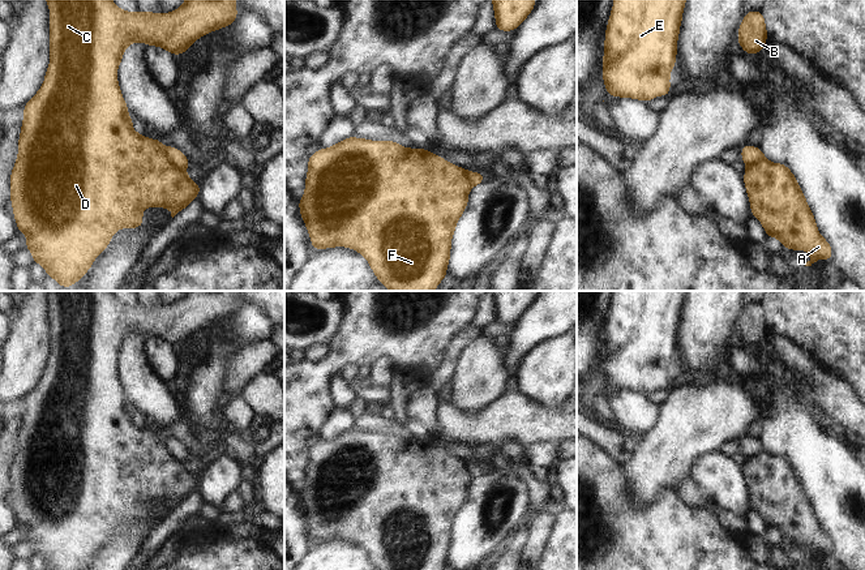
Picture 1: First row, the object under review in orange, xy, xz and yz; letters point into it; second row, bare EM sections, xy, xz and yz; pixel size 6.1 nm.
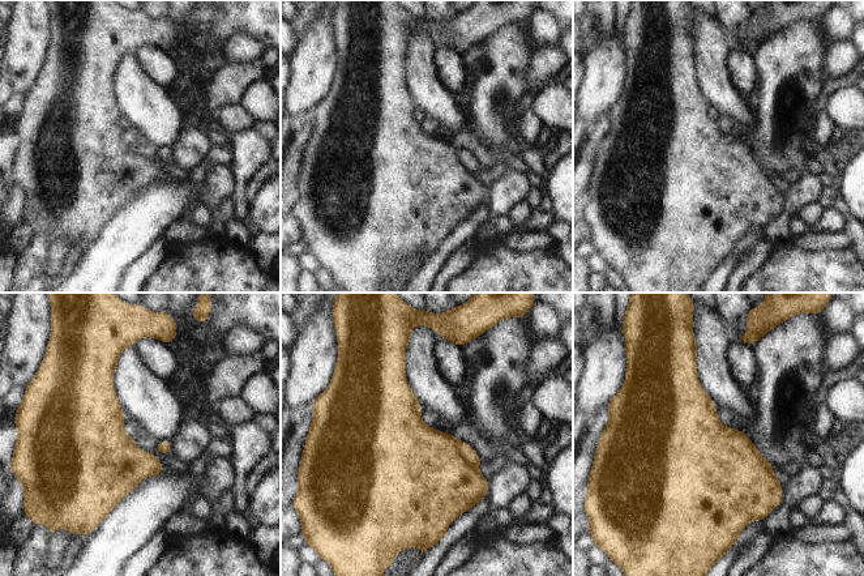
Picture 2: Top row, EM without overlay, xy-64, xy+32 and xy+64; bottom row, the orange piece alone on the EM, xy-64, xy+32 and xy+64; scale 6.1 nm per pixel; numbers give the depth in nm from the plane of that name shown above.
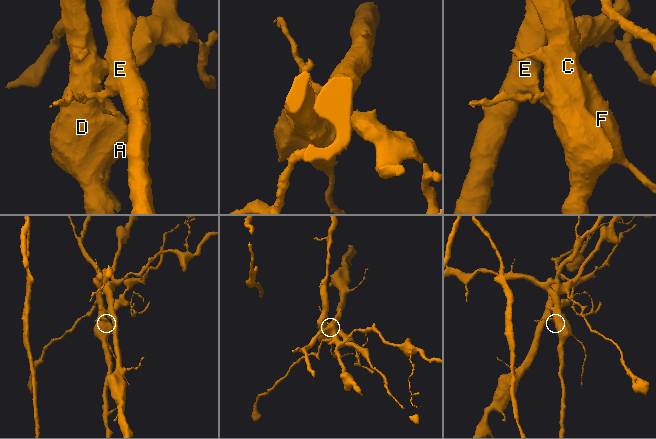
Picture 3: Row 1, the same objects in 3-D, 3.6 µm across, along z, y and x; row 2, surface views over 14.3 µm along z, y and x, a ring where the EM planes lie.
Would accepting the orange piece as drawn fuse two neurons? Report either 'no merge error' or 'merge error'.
merge error

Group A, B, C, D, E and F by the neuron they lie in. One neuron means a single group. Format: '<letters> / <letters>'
A B C D F / E

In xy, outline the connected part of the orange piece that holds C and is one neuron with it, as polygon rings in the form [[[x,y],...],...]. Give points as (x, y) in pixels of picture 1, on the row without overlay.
[[[44,291],[50,299],[50,359],[44,376],[23,397],[18,428],[18,447],[10,463],[10,494],[17,524],[27,528],[23,541],[33,545],[33,556],[44,560],[51,570],[82,570],[94,552],[110,536],[119,520],[144,519],[145,500],[167,500],[174,510],[197,488],[201,477],[179,457],[171,457],[160,430],[149,432],[133,424],[128,395],[117,376],[123,344],[133,335],[163,339],[172,348],[187,344],[194,333],[210,323],[230,318],[239,307],[236,291],[187,291],[171,305],[125,304],[111,291]]]

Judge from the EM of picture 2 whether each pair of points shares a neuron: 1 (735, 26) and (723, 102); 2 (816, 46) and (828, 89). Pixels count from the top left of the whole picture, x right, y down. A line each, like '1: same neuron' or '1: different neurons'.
1: different neurons
2: different neurons

